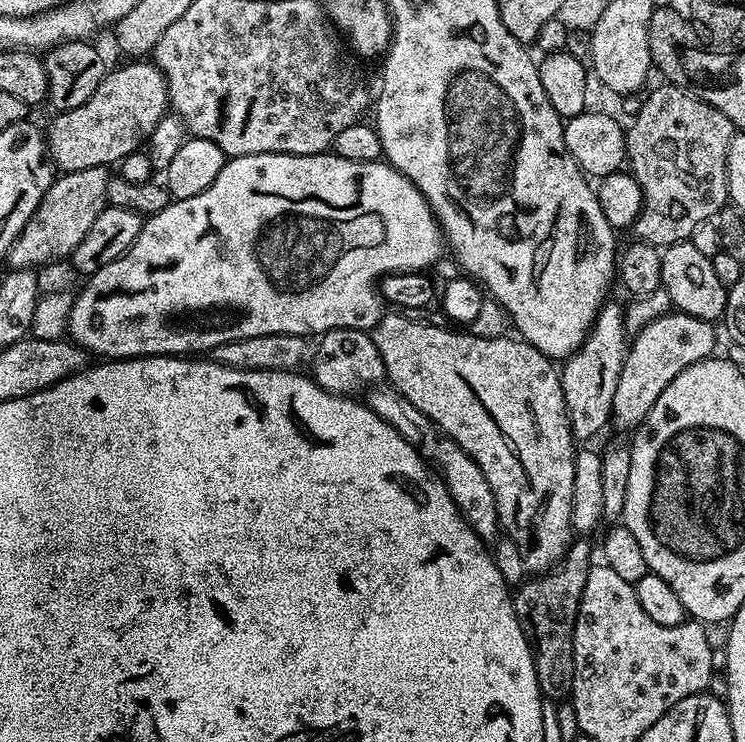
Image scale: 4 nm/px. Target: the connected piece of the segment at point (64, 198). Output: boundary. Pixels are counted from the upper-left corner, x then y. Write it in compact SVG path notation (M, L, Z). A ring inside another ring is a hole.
M91 167L59 175L40 200L35 213L26 222L18 238L10 246L7 267L12 270L36 270L39 269L39 264L52 264L55 260L67 261L78 242L86 238L90 226L94 226L95 218L107 207L111 179L109 169L104 167Z

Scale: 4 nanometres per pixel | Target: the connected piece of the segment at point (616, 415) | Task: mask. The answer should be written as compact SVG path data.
M669 310L635 333L618 378L618 390L614 390L611 423L629 430L639 428L646 414L650 414L654 402L658 402L662 390L666 390L682 370L694 362L709 359L715 353L712 351L716 348L716 332L712 328L715 328L713 321Z

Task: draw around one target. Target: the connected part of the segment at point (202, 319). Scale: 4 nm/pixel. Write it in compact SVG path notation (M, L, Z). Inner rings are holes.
M267 152L266 154L254 154L253 156L234 156L225 163L224 169L218 174L218 178L214 178L214 182L210 186L206 186L206 190L202 190L202 194L194 194L194 198L182 198L181 200L172 200L162 210L158 210L158 214L147 217L141 223L140 233L138 238L128 249L119 256L114 262L110 262L106 266L102 266L102 270L98 270L92 276L87 277L83 281L84 289L80 293L75 293L72 301L72 309L68 315L68 326L66 329L67 335L70 337L73 344L84 349L85 352L96 358L111 358L114 360L130 360L138 356L183 356L189 354L208 354L213 348L222 346L226 342L234 342L242 338L258 338L258 334L294 334L295 336L303 336L305 338L319 338L325 332L330 330L338 330L339 328L357 328L363 332L375 328L379 322L382 309L382 292L378 287L378 282L383 281L384 277L391 276L392 273L401 272L419 272L428 270L432 263L439 258L440 255L446 252L446 241L444 233L440 231L440 224L432 215L432 208L426 202L426 198L418 190L418 186L414 186L414 182L410 182L410 178L406 178L398 169L393 168L387 162L375 160L374 162L350 162L346 158L335 154L321 154L319 156L291 156L285 152Z

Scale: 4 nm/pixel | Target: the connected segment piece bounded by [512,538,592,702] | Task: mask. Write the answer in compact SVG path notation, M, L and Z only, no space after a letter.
M576 538L569 543L568 553L550 572L533 575L515 589L512 605L518 622L532 647L534 670L538 674L540 694L548 702L564 702L571 697L574 682L574 626L580 613L582 590L592 548L587 539Z

